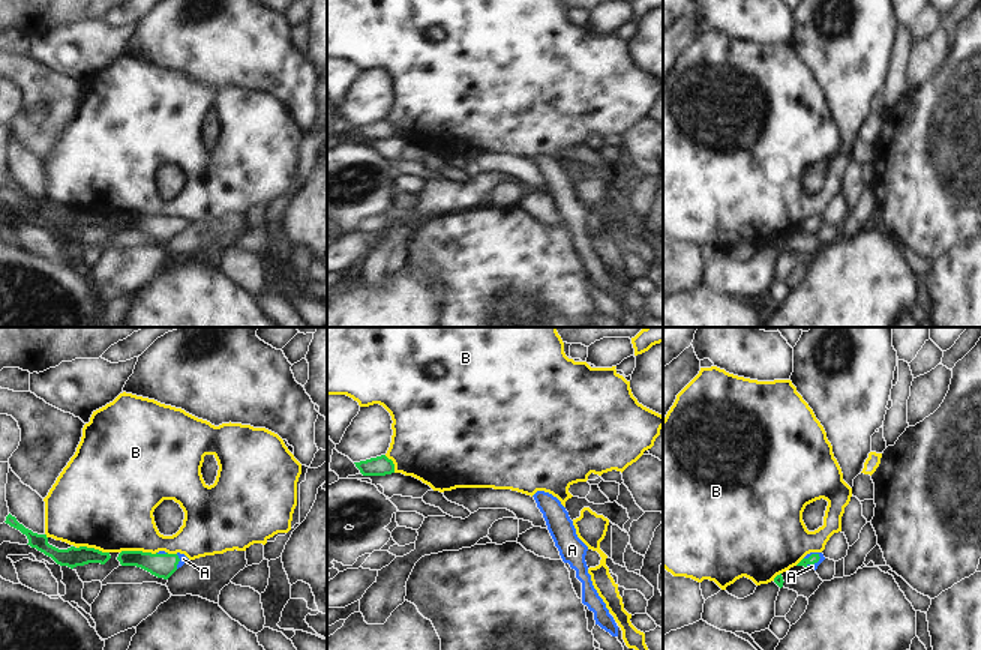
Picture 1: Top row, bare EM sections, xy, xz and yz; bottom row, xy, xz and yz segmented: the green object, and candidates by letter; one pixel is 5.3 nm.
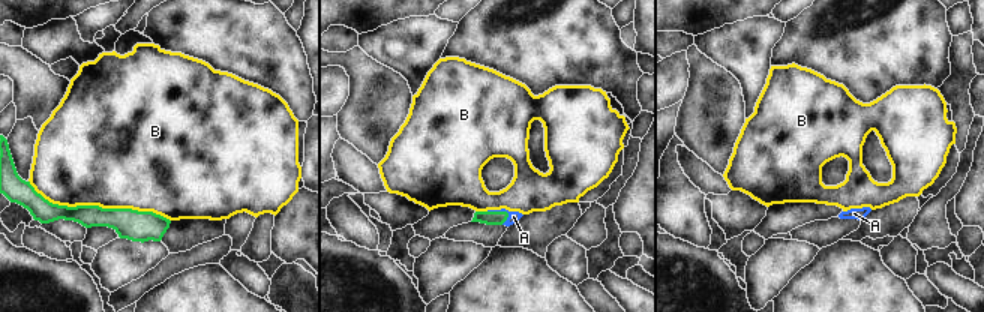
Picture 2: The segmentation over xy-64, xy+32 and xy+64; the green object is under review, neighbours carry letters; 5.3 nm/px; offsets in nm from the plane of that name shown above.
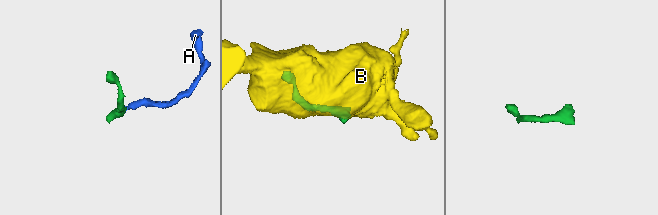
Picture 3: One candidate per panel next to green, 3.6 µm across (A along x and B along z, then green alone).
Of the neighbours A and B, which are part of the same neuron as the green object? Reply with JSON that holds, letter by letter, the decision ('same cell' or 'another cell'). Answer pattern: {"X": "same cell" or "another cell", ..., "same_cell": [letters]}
{"A": "same cell", "B": "another cell", "same_cell": ["A"]}

